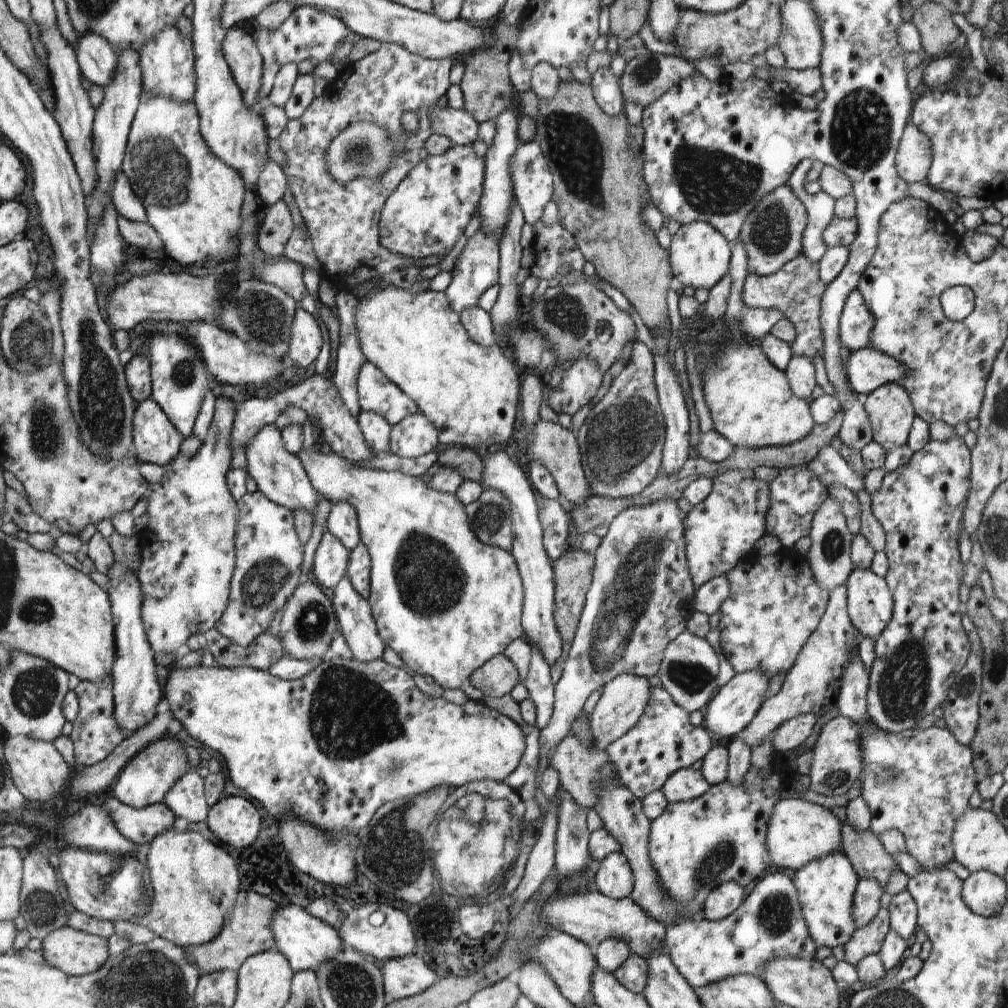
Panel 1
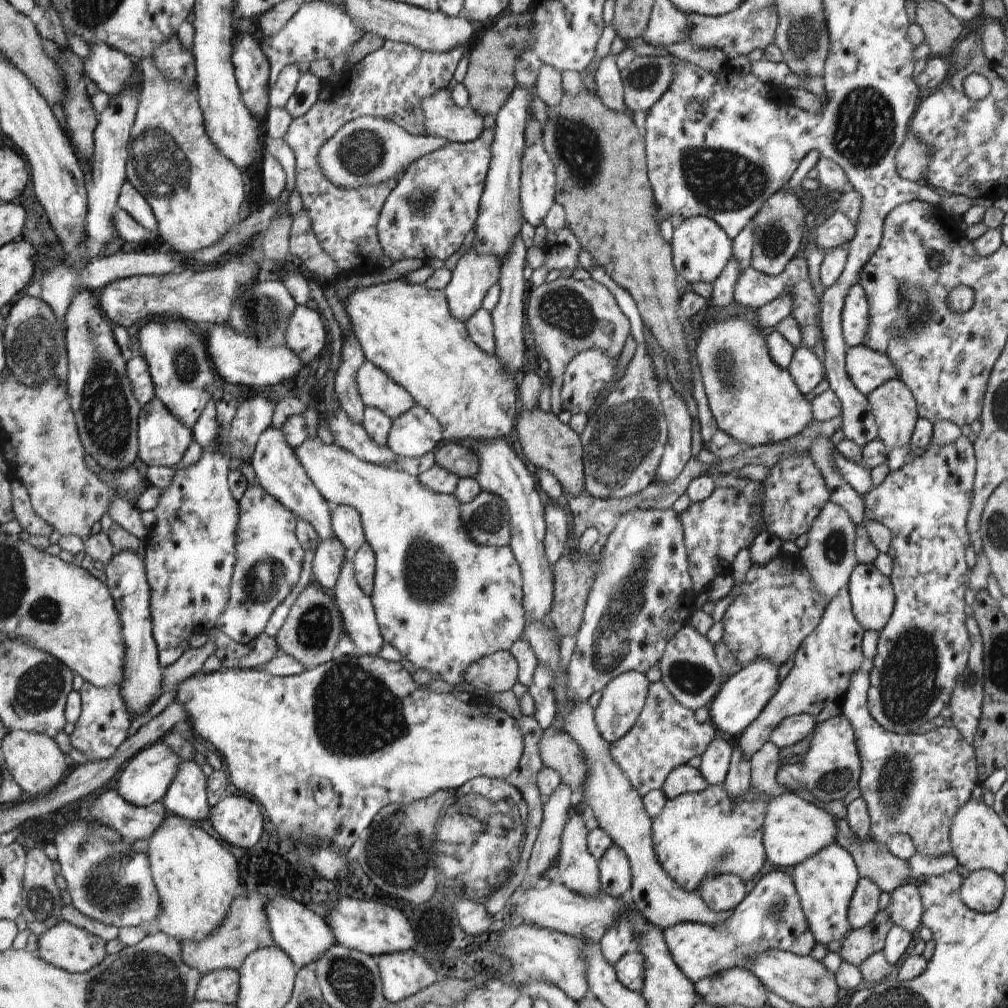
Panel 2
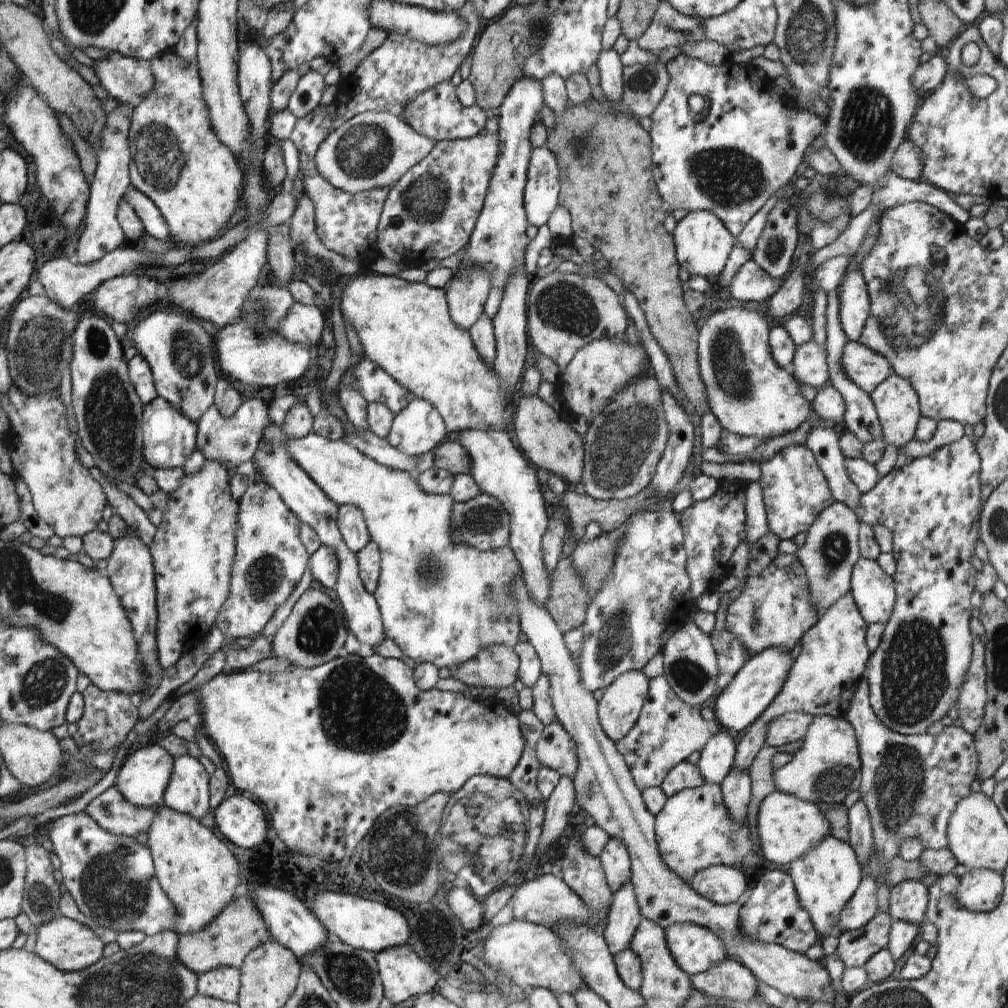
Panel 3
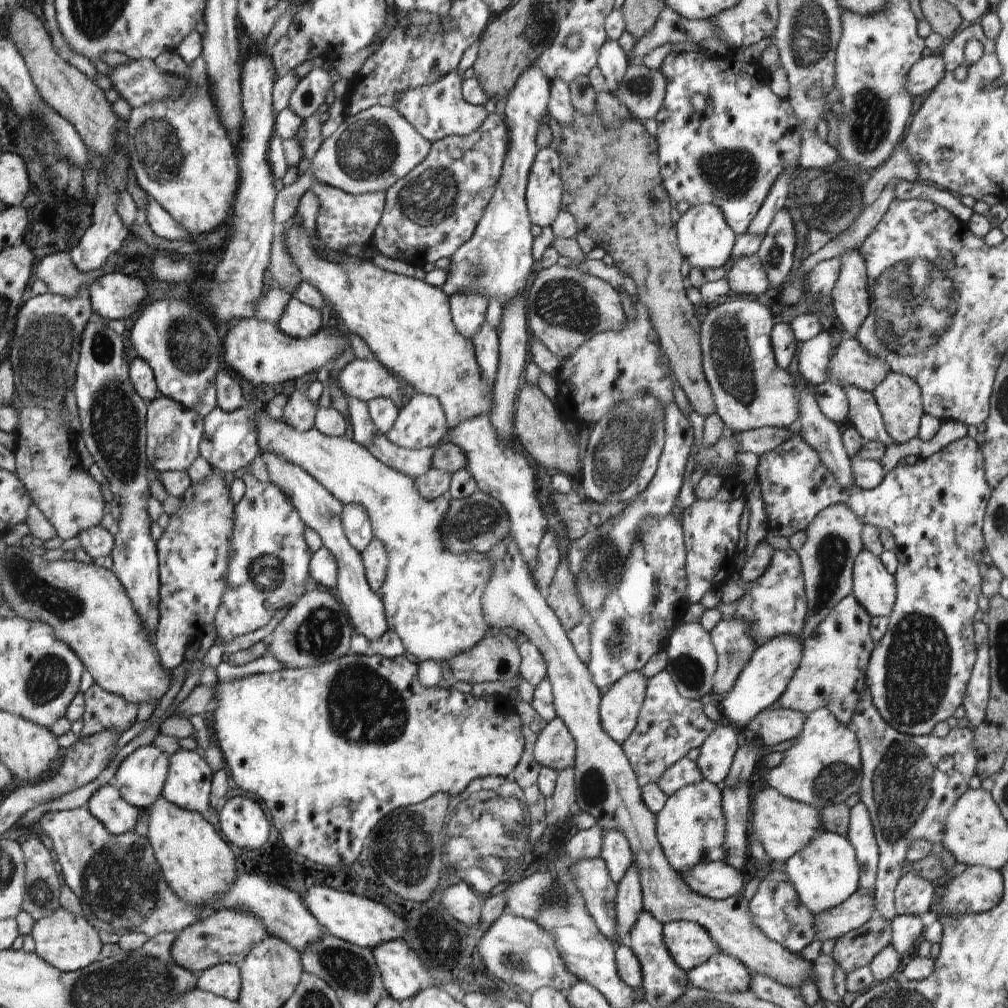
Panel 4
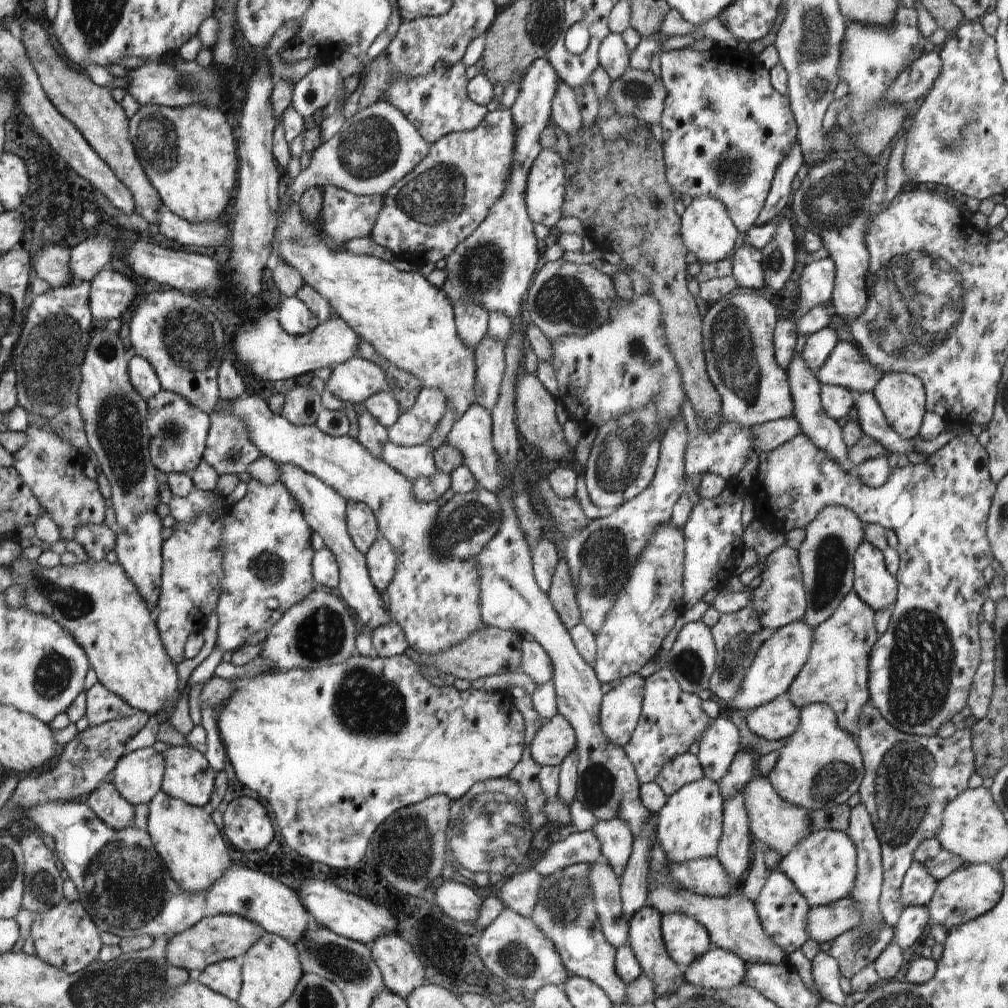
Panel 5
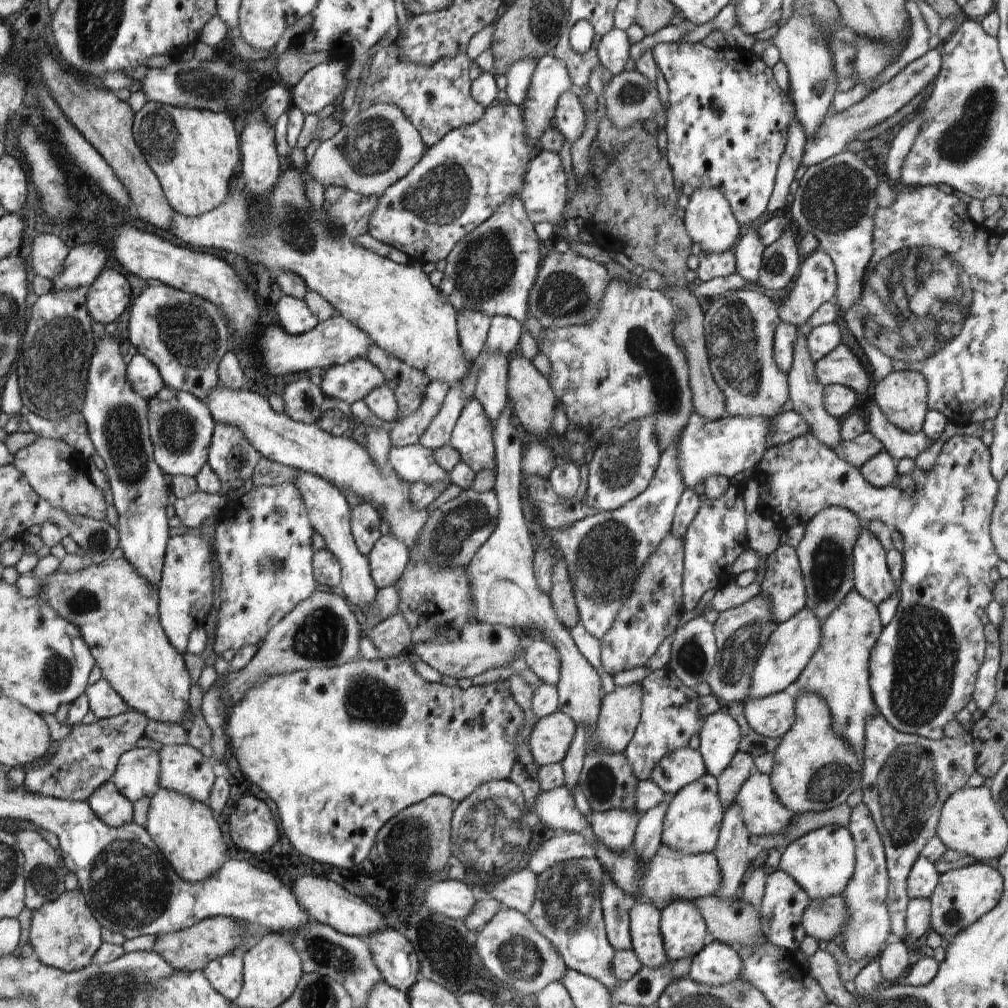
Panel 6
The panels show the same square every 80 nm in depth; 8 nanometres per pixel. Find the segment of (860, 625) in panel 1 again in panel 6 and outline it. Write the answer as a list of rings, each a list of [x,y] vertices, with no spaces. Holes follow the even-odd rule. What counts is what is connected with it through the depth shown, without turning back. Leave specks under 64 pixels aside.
[[[865,523],[853,548],[853,575],[854,590],[876,606],[897,590],[887,567],[887,552]]]

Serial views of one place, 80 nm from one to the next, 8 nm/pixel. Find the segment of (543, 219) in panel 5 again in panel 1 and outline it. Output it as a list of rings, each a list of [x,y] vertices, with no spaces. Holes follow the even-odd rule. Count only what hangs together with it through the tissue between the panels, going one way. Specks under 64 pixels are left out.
[[[534,140],[520,142],[511,158],[509,169],[513,182],[513,198],[520,205],[524,222],[534,225],[537,220],[541,220],[544,207],[552,200],[554,192],[553,173],[541,145]]]

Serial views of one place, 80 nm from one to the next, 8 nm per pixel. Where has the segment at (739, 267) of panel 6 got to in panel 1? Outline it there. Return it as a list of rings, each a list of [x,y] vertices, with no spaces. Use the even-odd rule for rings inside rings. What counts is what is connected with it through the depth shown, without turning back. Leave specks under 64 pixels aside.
[[[800,254],[771,275],[758,276],[748,273],[741,297],[745,307],[777,309],[783,313],[783,317],[795,328],[795,339],[790,344],[793,356],[812,360],[818,354],[823,355],[823,332],[819,318],[822,295],[826,287],[819,277],[818,262],[811,261],[806,255]]]

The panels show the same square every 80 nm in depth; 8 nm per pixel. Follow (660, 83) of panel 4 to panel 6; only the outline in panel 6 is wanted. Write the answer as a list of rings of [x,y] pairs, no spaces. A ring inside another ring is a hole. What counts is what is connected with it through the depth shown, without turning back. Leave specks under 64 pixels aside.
[[[636,69],[633,71],[624,70],[620,74],[614,75],[606,89],[604,89],[603,94],[607,117],[618,128],[628,128],[636,121],[644,124],[646,121],[654,121],[657,128],[664,129],[666,108],[662,105],[662,101],[660,101],[656,85]]]

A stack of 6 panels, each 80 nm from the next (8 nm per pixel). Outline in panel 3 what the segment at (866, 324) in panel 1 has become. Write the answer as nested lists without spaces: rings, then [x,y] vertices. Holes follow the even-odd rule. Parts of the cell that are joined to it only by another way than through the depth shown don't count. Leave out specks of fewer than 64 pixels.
[[[848,271],[836,289],[840,299],[840,320],[848,341],[857,341],[870,316],[870,299],[866,281],[860,272]]]

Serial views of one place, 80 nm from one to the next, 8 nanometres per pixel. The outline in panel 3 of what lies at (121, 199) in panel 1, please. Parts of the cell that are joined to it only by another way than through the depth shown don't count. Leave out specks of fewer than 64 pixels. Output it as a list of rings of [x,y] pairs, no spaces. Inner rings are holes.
[[[130,185],[126,189],[123,199],[136,211],[146,234],[154,236],[158,240],[171,239],[169,225],[166,224],[165,217],[162,216],[157,205],[150,200],[149,196]]]

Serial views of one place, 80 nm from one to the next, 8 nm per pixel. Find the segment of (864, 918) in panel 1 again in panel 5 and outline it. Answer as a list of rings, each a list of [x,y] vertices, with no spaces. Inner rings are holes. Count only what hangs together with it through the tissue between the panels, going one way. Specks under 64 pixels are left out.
[[[844,897],[829,905],[810,907],[807,916],[809,938],[819,943],[832,942],[843,932],[861,924],[861,906]]]

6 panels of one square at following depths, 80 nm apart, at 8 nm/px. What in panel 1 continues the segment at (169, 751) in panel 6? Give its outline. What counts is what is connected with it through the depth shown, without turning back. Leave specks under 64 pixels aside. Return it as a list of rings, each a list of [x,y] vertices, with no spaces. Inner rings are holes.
[[[196,770],[187,773],[163,800],[164,804],[188,822],[207,820],[209,804],[205,799],[205,779]]]

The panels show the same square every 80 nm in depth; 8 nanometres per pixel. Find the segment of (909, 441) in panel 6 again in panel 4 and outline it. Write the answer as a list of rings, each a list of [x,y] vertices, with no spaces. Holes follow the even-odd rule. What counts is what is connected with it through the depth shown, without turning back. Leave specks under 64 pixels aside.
[[[840,384],[849,402],[848,420],[864,441],[876,441],[889,445],[894,443],[887,433],[877,402],[871,392],[854,385]]]

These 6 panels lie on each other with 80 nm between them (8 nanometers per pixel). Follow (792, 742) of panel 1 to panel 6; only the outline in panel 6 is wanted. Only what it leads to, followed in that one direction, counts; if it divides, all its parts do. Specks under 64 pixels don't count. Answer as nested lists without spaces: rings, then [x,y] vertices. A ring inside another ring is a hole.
[[[792,691],[746,700],[744,714],[750,728],[768,738],[782,738],[795,723],[795,700]]]

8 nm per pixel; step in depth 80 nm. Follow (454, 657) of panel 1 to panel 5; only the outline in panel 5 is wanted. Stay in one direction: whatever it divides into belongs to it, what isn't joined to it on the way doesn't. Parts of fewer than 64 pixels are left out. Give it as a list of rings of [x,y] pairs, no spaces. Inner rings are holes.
[[[242,396],[233,403],[219,400],[214,411],[226,409],[242,417],[249,430],[250,440],[258,447],[264,456],[269,456],[275,463],[293,464],[307,473],[313,474],[324,484],[330,485],[347,502],[354,501],[369,505],[377,519],[379,534],[390,541],[398,555],[396,576],[386,587],[389,596],[389,613],[404,633],[408,650],[412,655],[427,653],[436,655],[456,647],[469,638],[473,632],[481,631],[486,624],[481,617],[481,574],[477,557],[466,560],[448,558],[441,560],[430,545],[430,529],[434,526],[436,517],[445,503],[444,500],[424,502],[414,494],[413,481],[390,468],[385,461],[375,457],[360,441],[350,438],[333,437],[324,434],[314,425],[295,425],[286,417],[275,415],[267,406],[267,401],[256,396]]]

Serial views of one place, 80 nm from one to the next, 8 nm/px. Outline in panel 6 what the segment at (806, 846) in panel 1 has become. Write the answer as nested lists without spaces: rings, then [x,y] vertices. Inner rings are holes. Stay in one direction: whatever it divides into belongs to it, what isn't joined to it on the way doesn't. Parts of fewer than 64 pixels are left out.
[[[760,771],[750,774],[738,791],[735,802],[739,804],[749,834],[757,837],[784,833],[796,814],[778,800],[771,778]]]

